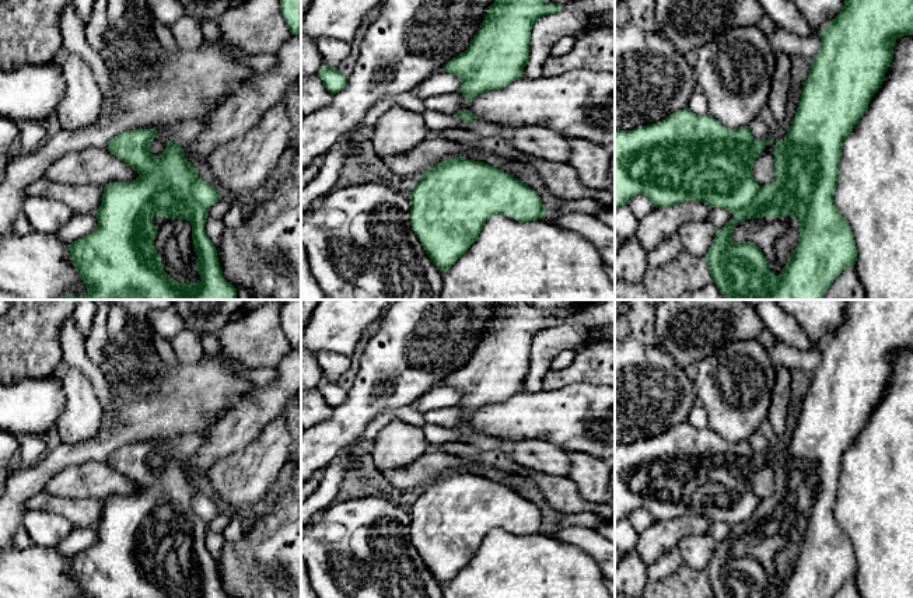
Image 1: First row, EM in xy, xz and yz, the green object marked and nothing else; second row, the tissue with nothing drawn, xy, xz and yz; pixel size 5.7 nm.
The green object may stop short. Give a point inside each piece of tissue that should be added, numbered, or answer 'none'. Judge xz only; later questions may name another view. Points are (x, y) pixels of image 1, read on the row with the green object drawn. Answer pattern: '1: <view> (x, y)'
none

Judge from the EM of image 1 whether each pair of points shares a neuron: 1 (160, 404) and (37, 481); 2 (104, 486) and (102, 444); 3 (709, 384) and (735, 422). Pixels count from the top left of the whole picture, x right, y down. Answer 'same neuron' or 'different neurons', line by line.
1: same neuron
2: different neurons
3: same neuron

